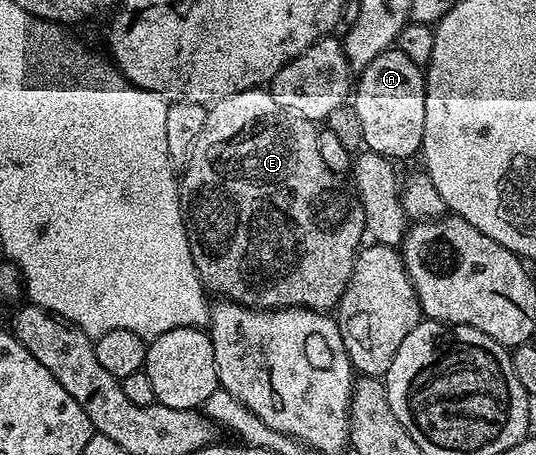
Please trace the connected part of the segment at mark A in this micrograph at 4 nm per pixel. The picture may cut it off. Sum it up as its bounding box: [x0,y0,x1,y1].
[351,48,427,159]

